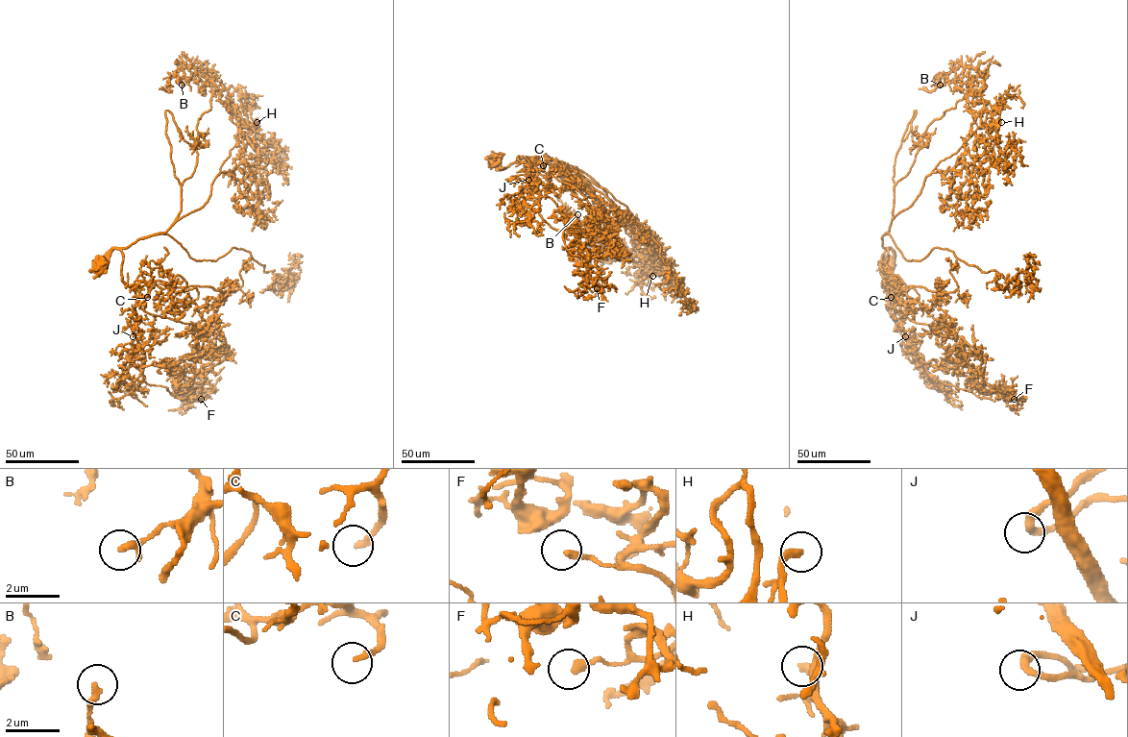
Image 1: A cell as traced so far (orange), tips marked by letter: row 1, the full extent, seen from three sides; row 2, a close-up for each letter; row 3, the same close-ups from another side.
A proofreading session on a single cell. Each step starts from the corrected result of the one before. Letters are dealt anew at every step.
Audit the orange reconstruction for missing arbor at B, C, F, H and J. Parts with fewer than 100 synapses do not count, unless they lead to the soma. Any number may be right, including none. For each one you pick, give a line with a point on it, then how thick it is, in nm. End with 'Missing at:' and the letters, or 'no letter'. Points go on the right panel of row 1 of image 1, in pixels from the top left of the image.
H: (1001, 122) | 280 nm
Missing at: H

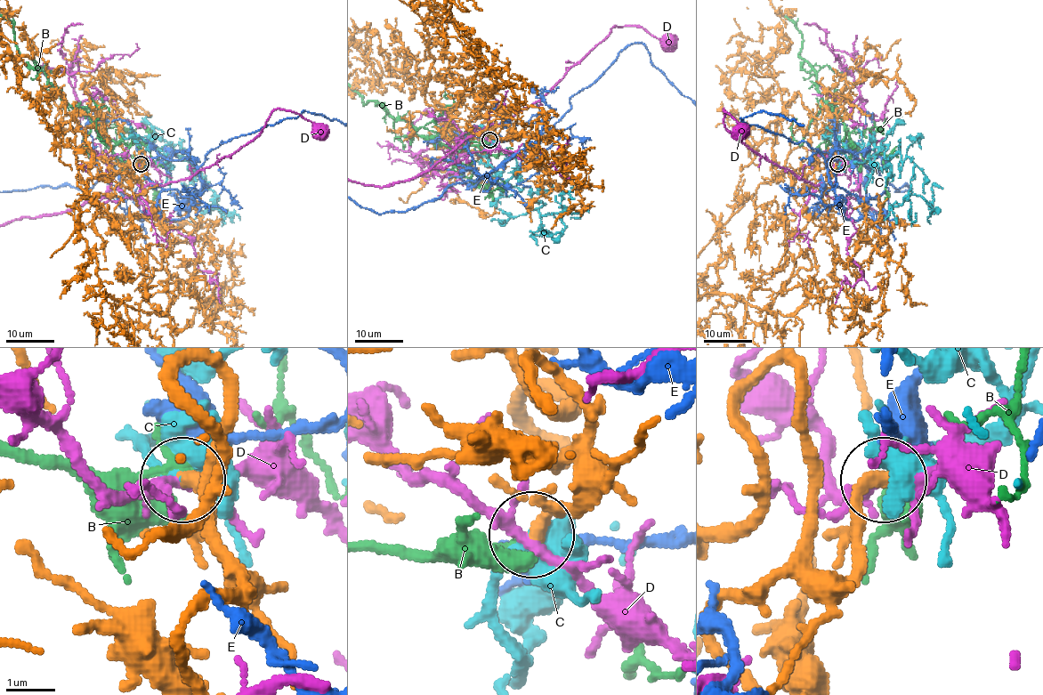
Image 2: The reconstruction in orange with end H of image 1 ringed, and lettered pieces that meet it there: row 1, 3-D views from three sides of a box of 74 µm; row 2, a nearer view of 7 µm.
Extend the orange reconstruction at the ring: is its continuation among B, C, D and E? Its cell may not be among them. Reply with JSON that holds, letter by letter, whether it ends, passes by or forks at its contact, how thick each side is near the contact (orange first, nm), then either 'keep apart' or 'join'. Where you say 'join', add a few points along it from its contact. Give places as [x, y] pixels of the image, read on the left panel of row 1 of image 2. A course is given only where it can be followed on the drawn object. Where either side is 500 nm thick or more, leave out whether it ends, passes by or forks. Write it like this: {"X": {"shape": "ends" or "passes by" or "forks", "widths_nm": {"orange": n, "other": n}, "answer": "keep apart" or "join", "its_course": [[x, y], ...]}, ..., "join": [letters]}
{"B": {"shape": "ends", "widths_nm": {"orange": 280, "other": 190}, "answer": "keep apart"}, "C": {"shape": "forks", "widths_nm": {"orange": 280, "other": 320}, "answer": "join", "its_course": [[141, 163], [143, 142], [168, 145], [179, 157], [187, 152], [217, 202], [201, 209], [182, 186], [189, 189]]}, "D": {"shape": "forks", "widths_nm": {"orange": 280, "other": 190}, "answer": "keep apart"}, "E": {"shape": "ends", "widths_nm": {"orange": 280, "other": 240}, "answer": "keep apart"}, "join": ["C"]}

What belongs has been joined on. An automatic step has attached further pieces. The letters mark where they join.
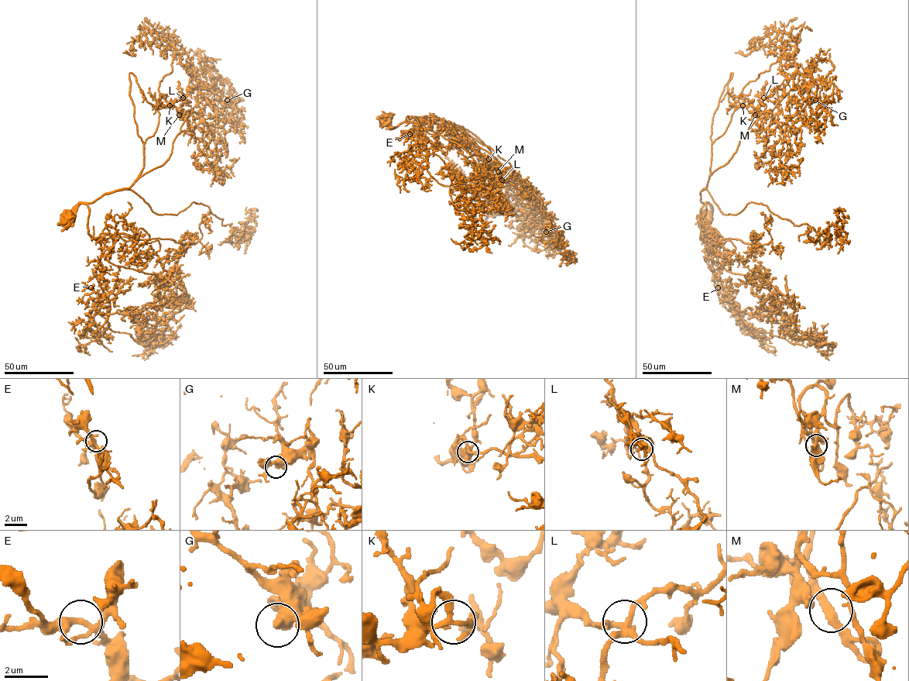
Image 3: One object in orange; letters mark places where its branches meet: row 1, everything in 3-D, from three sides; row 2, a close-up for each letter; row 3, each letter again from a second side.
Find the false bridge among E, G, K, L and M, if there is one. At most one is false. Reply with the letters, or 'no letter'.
no letter

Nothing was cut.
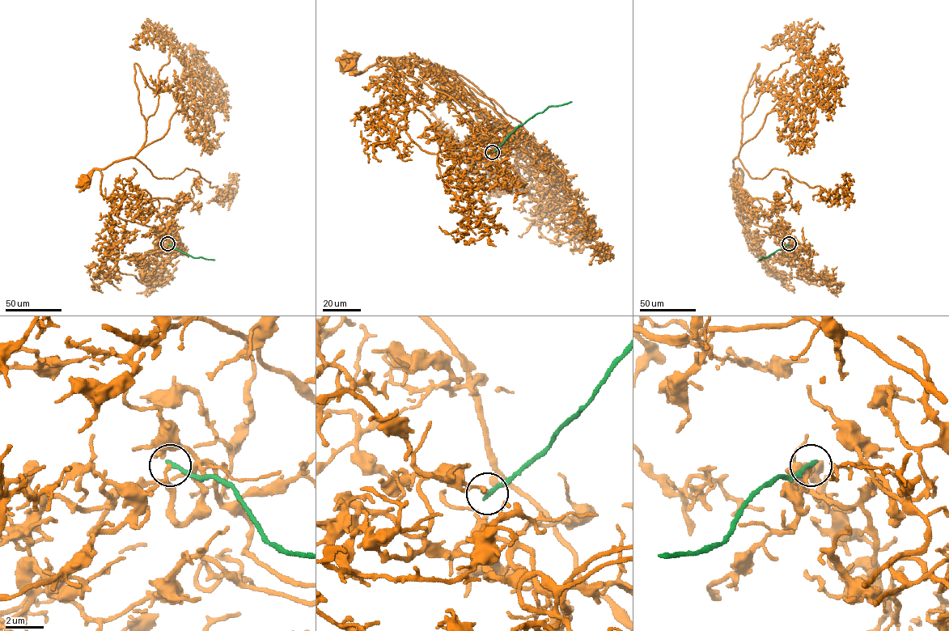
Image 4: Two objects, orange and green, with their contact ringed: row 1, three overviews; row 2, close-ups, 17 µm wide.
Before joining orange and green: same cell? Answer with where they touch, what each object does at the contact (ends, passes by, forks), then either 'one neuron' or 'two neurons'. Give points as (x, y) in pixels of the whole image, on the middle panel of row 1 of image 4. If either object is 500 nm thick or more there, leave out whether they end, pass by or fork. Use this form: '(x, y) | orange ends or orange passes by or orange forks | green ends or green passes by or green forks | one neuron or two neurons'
(492, 152) | orange ends | green ends | two neurons

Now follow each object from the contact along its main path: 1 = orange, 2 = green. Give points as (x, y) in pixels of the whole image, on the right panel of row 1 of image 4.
1: (789, 243), (794, 247), (797, 241), (744, 218), (734, 185), (734, 173), (739, 169), (743, 176), (735, 183)
2: (789, 243), (759, 260)

